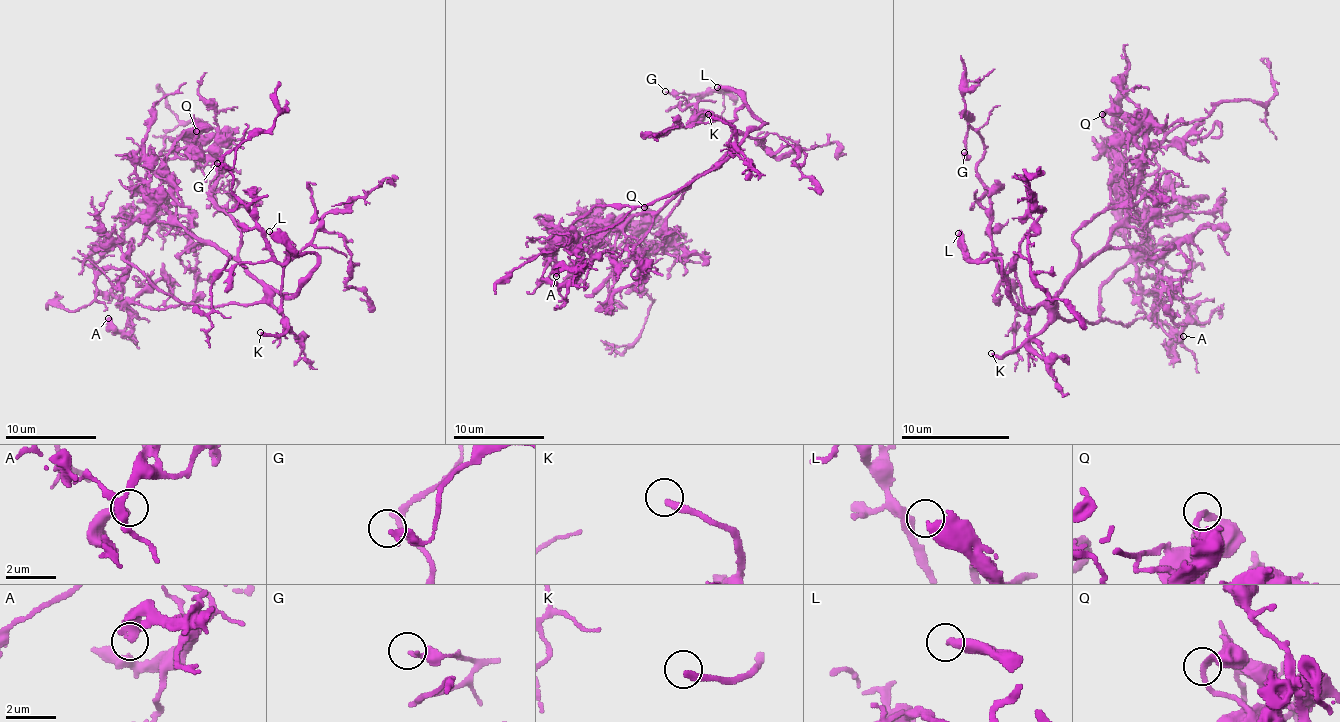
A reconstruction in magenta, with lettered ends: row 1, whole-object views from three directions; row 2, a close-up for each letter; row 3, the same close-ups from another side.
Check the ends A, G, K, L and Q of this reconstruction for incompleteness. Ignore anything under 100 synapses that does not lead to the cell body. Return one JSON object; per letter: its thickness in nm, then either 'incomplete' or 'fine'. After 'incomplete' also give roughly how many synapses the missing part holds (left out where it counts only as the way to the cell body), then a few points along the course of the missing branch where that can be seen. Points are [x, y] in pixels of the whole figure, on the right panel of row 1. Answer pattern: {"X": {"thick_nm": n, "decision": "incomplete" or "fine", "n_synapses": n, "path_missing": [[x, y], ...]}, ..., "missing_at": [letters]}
{"A": {"thick_nm": 400, "decision": "fine"}, "G": {"thick_nm": 240, "decision": "fine"}, "K": {"thick_nm": 260, "decision": "incomplete", "path_missing": [[991, 353], [977, 344], [969, 350], [961, 339], [950, 298], [953, 277], [939, 247], [985, 241], [975, 236]]}, "L": {"thick_nm": 440, "decision": "fine"}, "Q": {"thick_nm": 200, "decision": "fine"}, "missing_at": ["K"]}

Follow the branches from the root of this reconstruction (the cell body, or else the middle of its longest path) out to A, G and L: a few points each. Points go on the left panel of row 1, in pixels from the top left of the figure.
A: (253, 275), (265, 295), (251, 304), (151, 309), (130, 302), (128, 332), (117, 332), (108, 318)
G: (253, 275), (281, 295), (283, 263), (233, 193), (233, 172), (222, 161), (240, 145), (231, 167), (217, 163)
L: (253, 275), (281, 295), (288, 250), (294, 254), (269, 231)

